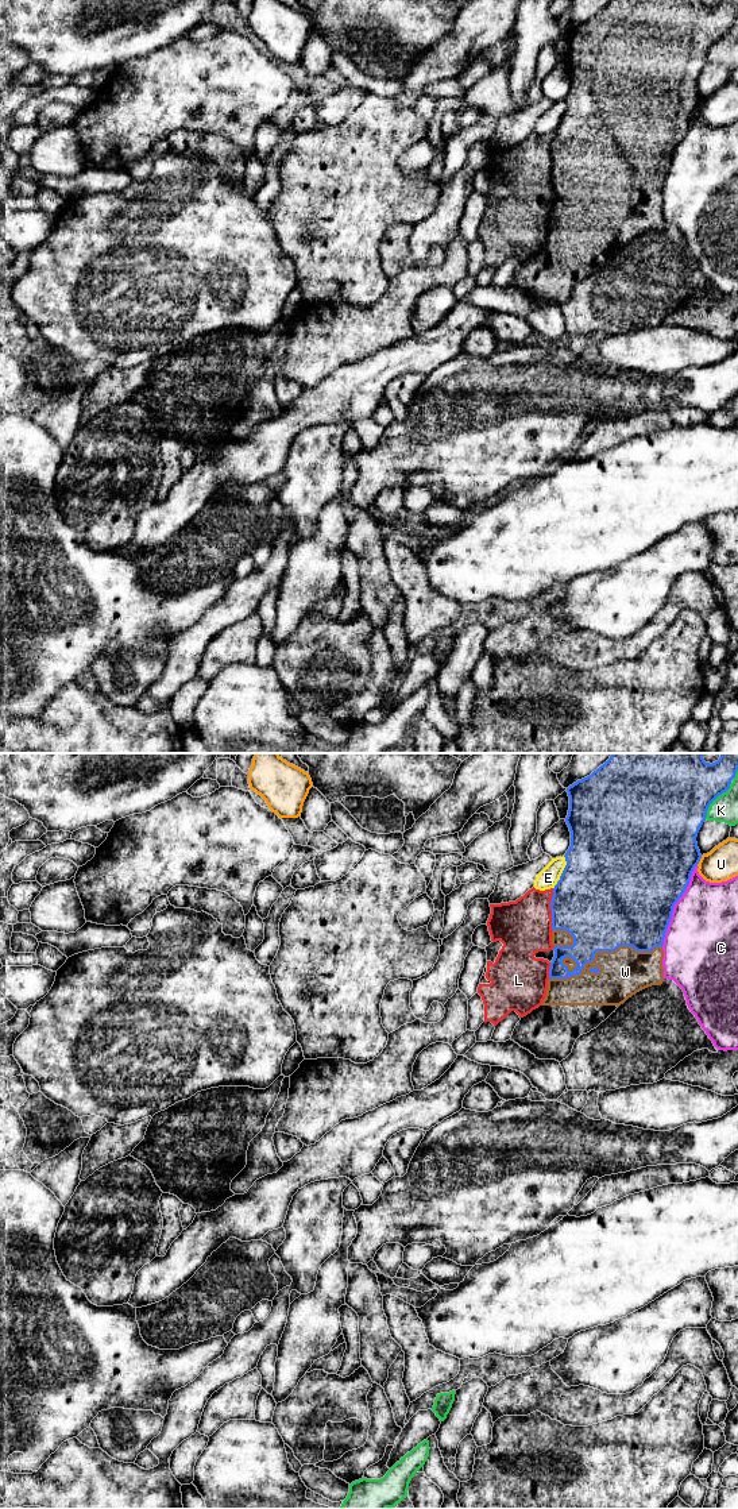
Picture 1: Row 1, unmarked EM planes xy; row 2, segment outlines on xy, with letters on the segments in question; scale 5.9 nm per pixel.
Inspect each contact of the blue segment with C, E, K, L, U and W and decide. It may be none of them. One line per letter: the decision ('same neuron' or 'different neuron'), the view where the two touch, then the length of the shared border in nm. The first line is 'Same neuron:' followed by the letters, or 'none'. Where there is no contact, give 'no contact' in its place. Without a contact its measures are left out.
Same neuron: W
C: different neuron | xy | 550 nm
E: different neuron | xy | 220 nm
K: different neuron | xy | 280 nm
L: different neuron | xy | 240 nm
U: different neuron | xy | 70 nm
W: same neuron | xy | 700 nm

